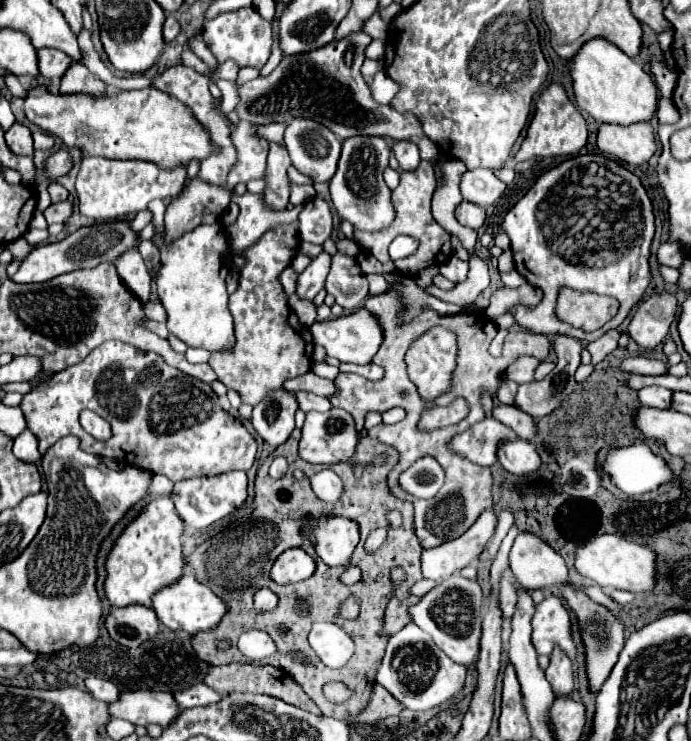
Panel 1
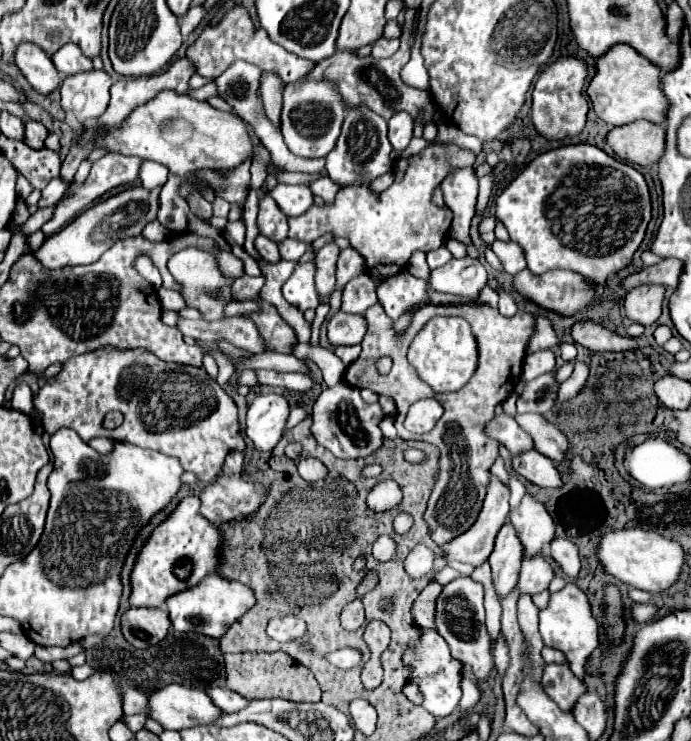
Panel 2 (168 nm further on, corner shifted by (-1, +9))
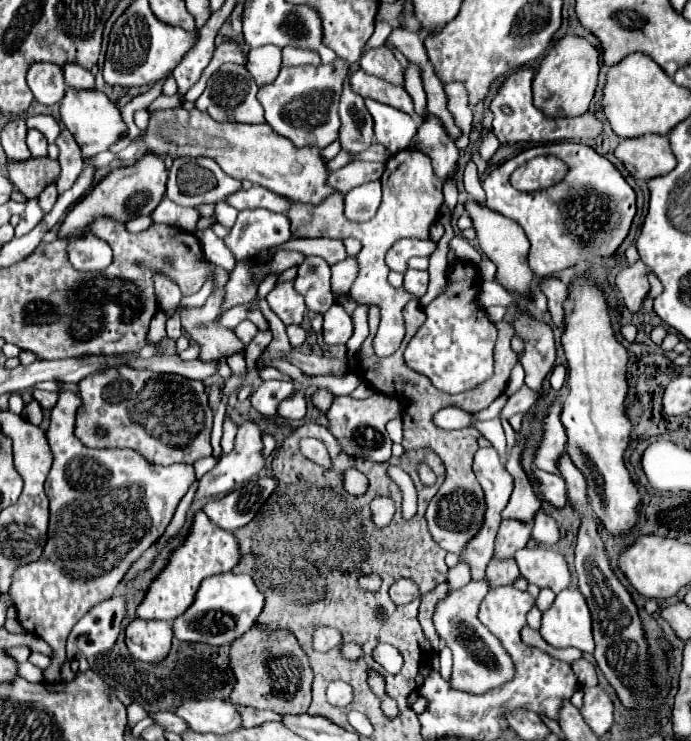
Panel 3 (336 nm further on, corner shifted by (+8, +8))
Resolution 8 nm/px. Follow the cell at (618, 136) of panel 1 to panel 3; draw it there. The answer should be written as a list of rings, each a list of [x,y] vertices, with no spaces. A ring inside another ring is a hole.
[[[643,134],[641,138],[625,138],[615,148],[615,158],[639,180],[649,180],[675,168],[675,156],[671,154],[667,136]]]

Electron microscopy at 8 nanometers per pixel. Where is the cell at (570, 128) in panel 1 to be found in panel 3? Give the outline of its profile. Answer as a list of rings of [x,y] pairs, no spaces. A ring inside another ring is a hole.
[[[561,38],[543,58],[533,78],[533,104],[549,118],[577,116],[589,110],[599,74],[599,50],[583,38]],[[565,112],[565,114],[563,114]]]

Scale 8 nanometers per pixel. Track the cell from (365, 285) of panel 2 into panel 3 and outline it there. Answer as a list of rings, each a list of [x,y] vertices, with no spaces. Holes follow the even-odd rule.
[[[307,256],[299,266],[299,274],[295,278],[295,290],[305,298],[305,304],[313,312],[327,312],[331,304],[335,304],[335,296],[329,288],[331,266],[319,256]]]

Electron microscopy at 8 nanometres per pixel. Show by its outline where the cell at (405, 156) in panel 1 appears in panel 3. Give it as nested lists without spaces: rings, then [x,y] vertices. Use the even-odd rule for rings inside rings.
[[[365,100],[365,106],[375,120],[375,138],[379,144],[391,154],[409,148],[413,134],[417,134],[417,120],[413,116],[375,100]]]

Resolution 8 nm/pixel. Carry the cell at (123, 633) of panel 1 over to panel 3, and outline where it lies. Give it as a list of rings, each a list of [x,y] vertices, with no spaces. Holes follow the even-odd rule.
[[[135,618],[125,628],[125,644],[133,658],[143,662],[161,662],[171,648],[171,626],[157,620]]]

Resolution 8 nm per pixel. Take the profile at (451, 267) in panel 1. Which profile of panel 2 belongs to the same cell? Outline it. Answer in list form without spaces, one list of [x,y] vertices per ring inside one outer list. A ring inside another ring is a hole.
[[[470,257],[452,259],[450,263],[432,269],[428,277],[430,289],[454,293],[454,295],[468,295],[468,298],[477,300],[482,285],[488,281],[484,265]]]

